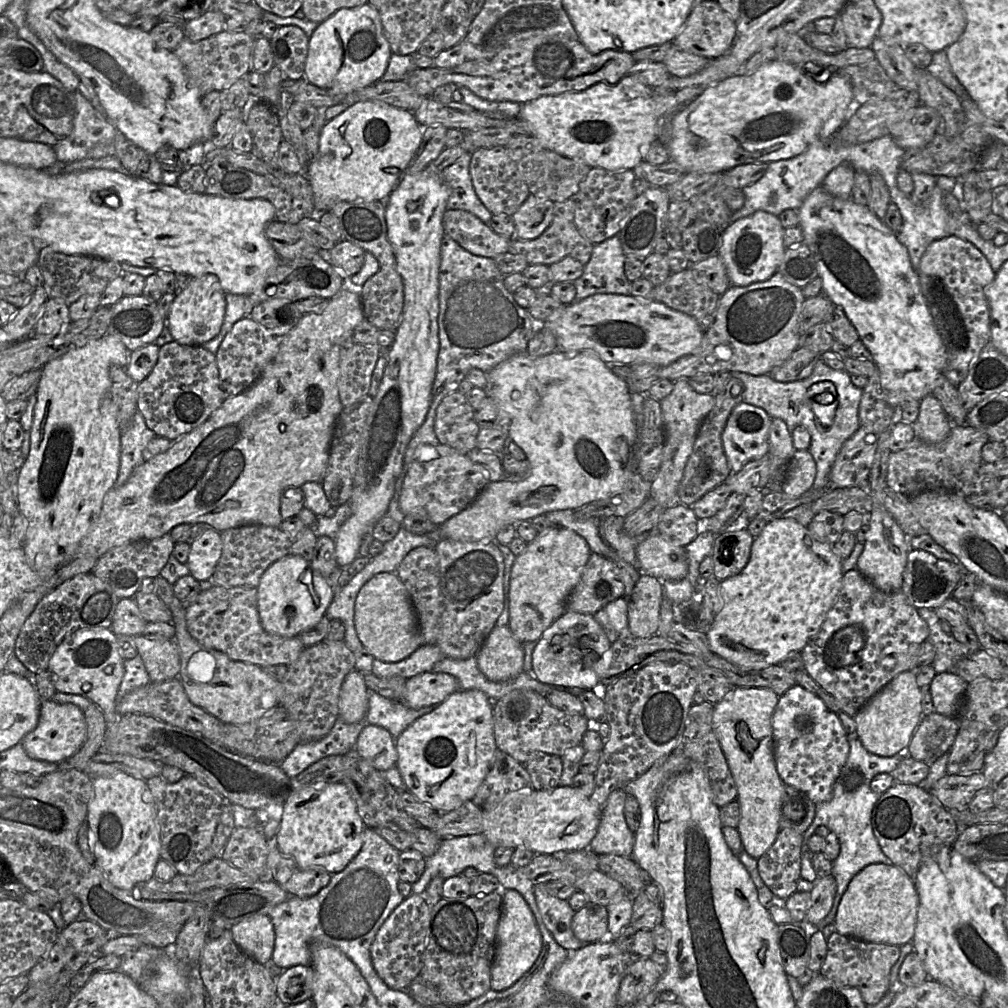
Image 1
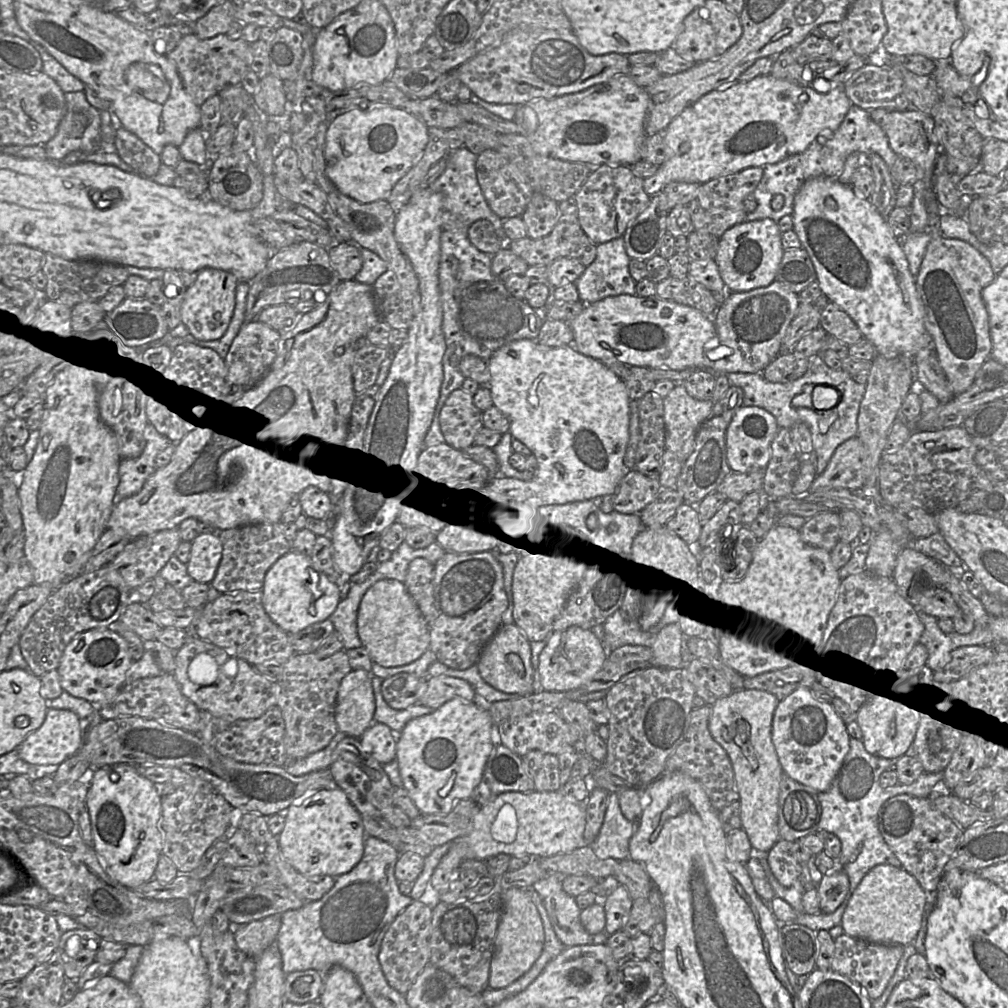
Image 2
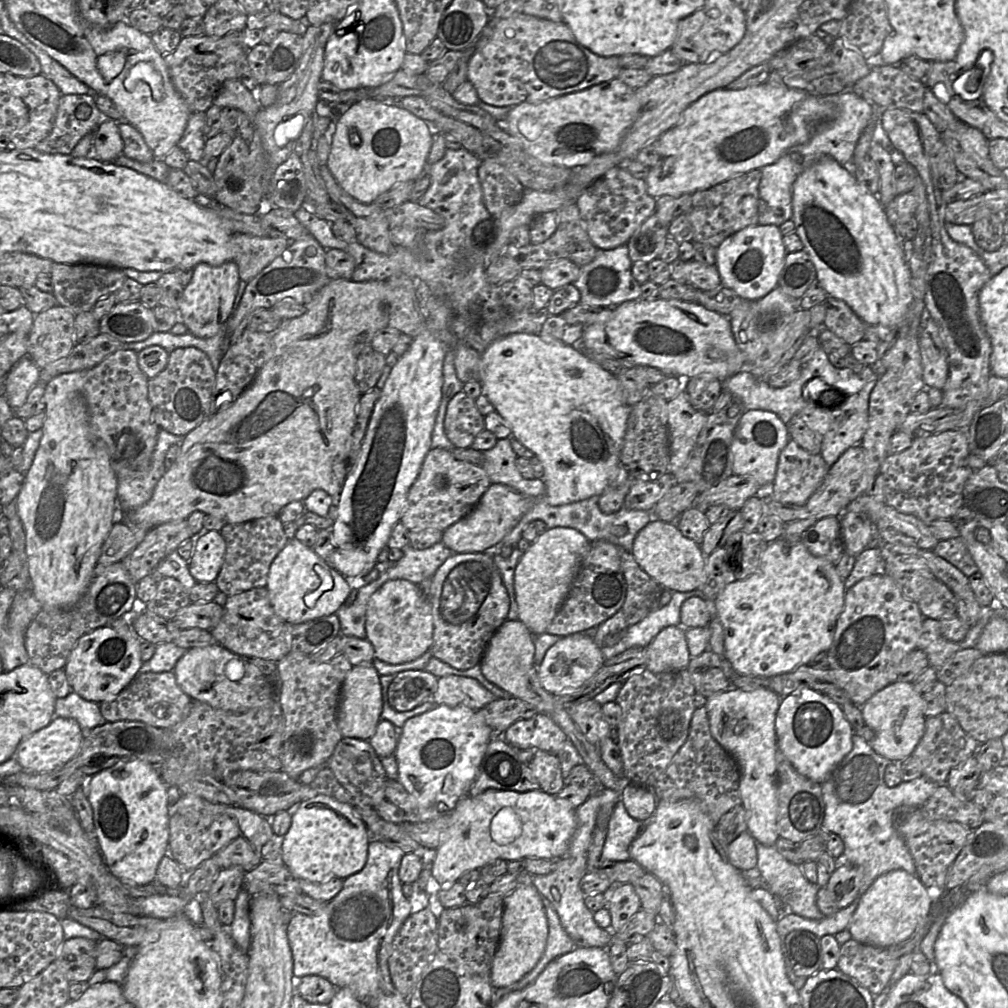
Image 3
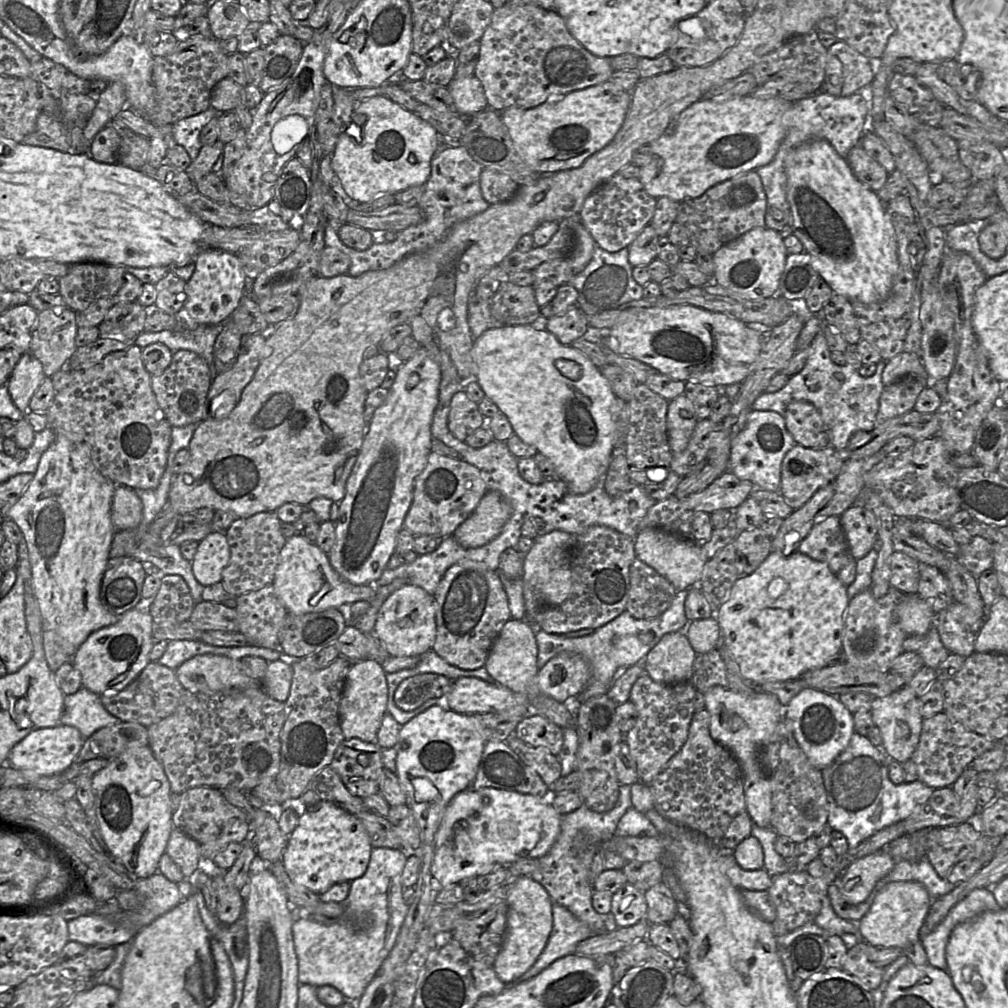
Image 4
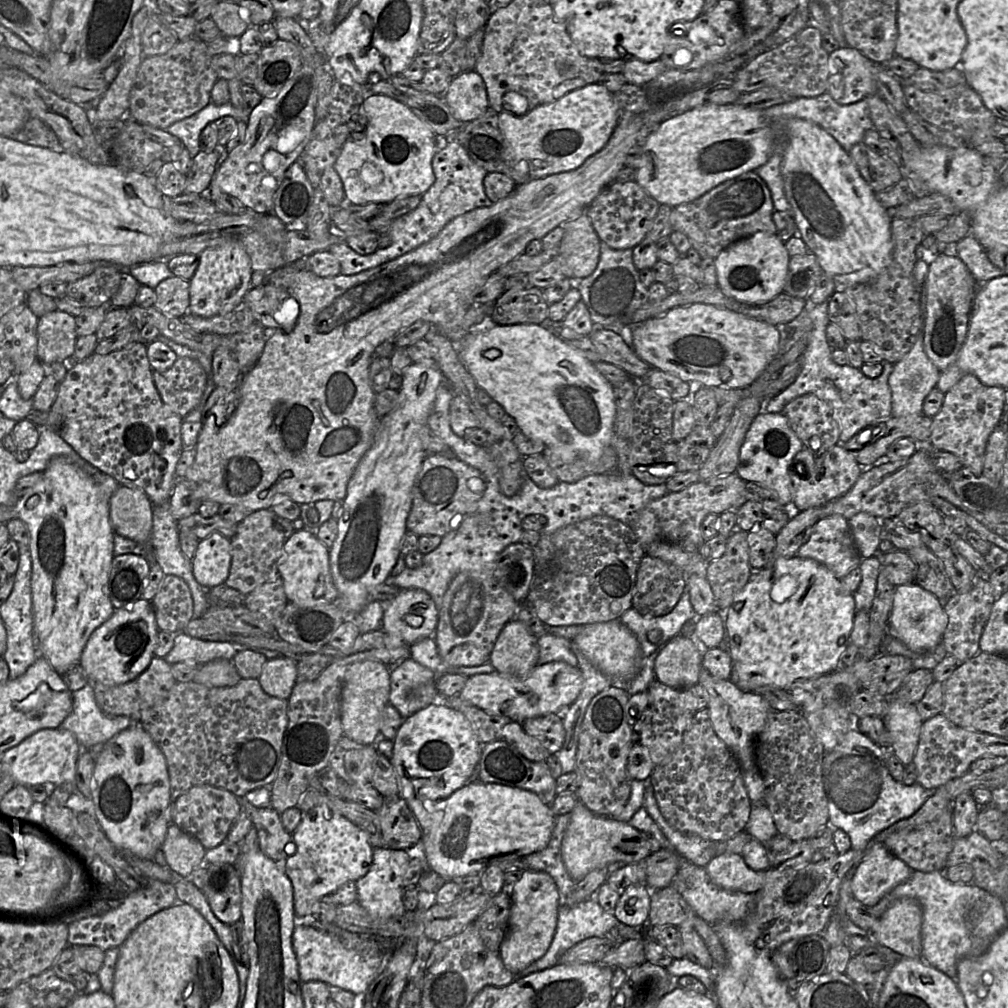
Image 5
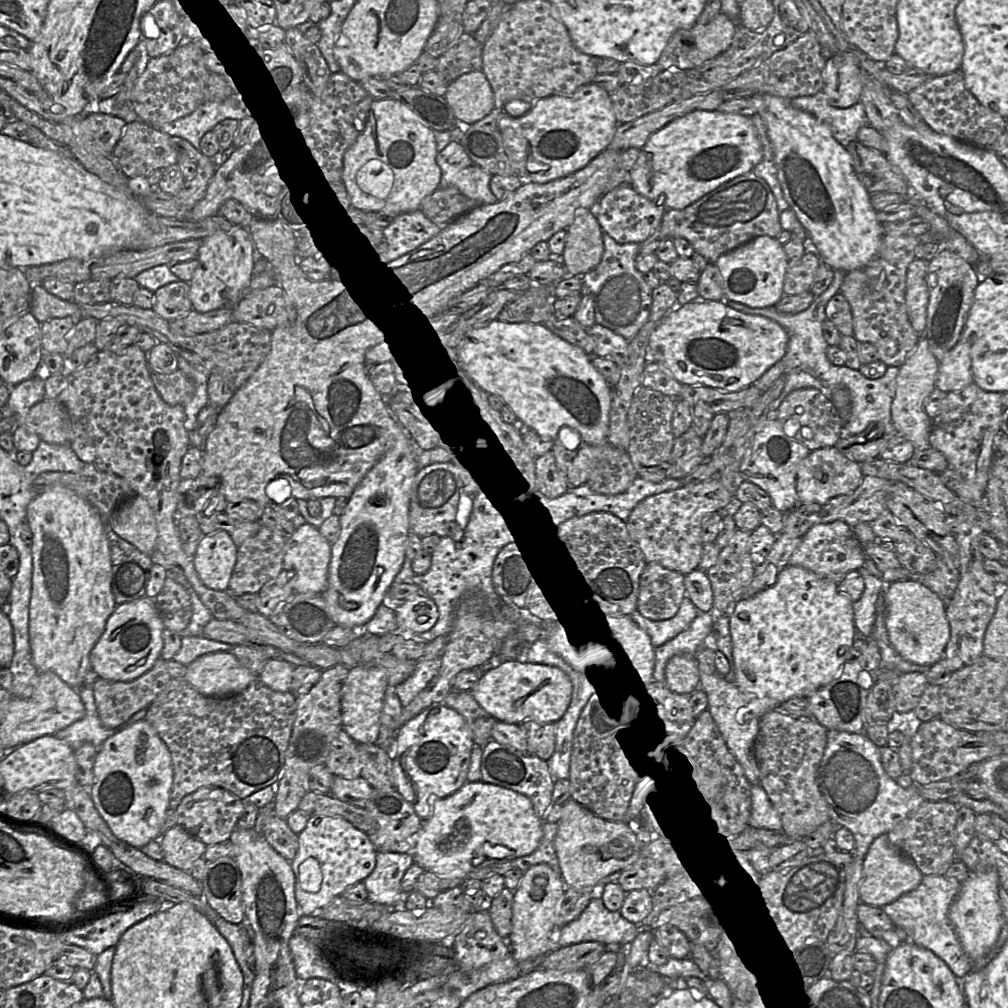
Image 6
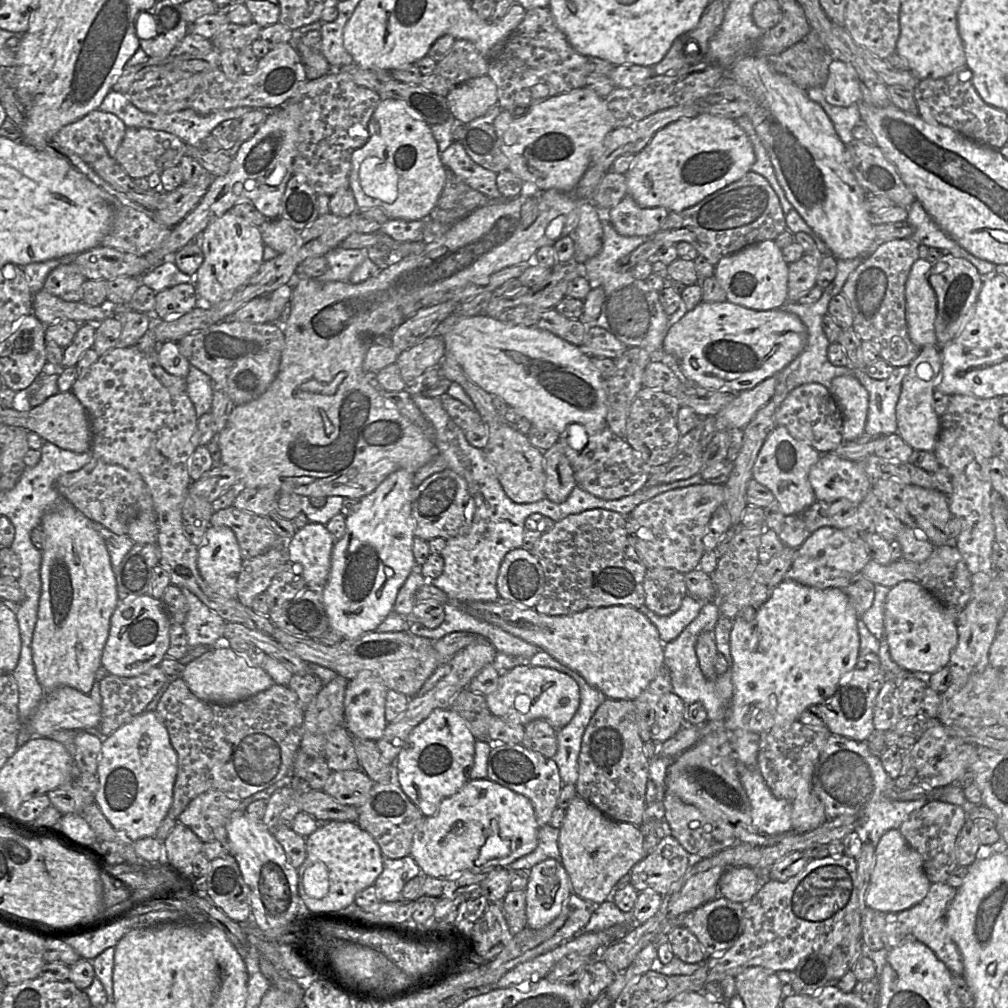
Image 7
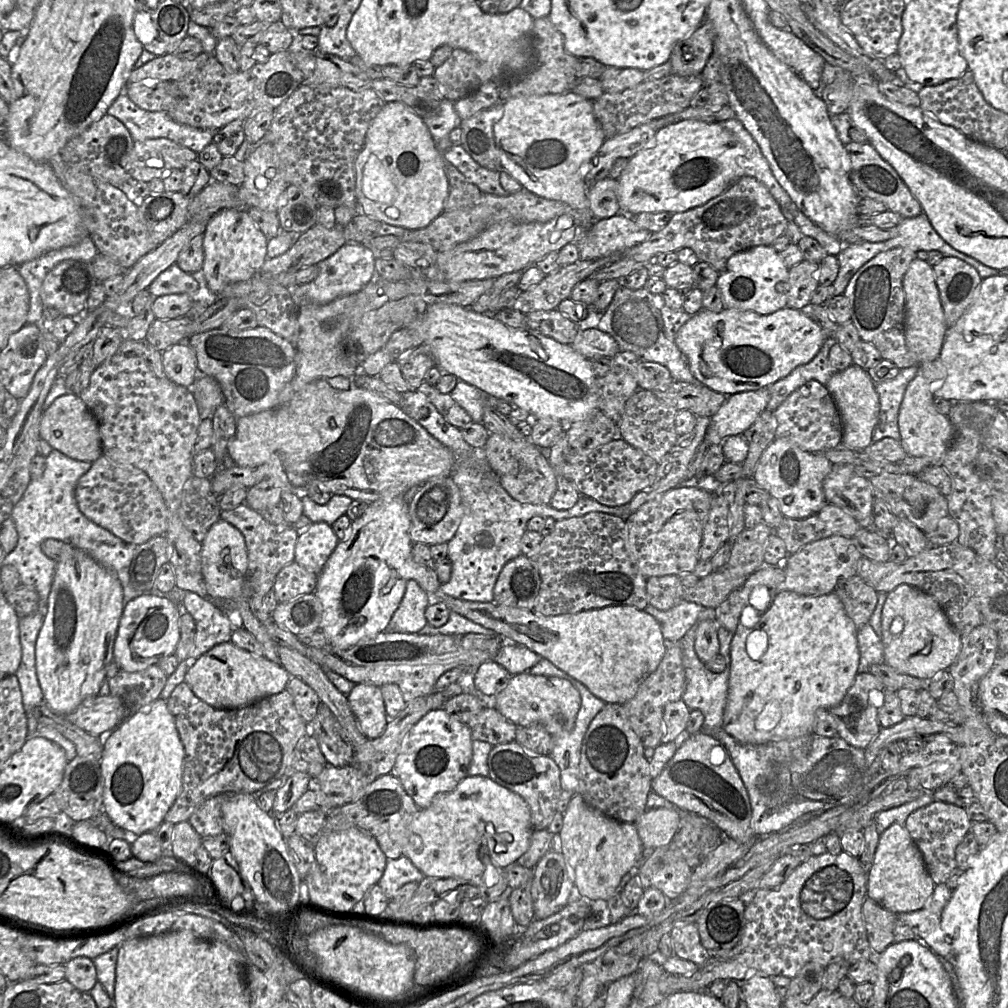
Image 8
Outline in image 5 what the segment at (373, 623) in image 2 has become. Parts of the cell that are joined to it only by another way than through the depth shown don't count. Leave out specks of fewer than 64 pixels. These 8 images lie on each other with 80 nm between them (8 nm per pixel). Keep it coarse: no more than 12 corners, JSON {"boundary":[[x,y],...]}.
{"boundary":[[401,589],[381,630],[413,643],[434,638],[438,610],[421,589]]}

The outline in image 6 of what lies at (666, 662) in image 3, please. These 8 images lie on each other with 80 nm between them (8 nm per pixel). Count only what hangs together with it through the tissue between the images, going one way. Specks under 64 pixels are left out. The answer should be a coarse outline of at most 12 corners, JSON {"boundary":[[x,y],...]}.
{"boundary":[[675,655],[664,686],[689,695],[699,687],[695,656]]}

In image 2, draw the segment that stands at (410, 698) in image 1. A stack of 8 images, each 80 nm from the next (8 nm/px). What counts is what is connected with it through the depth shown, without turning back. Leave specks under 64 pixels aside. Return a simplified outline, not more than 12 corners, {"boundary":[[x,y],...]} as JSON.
{"boundary":[[427,676],[418,703],[437,709],[454,697],[476,700],[465,680]]}

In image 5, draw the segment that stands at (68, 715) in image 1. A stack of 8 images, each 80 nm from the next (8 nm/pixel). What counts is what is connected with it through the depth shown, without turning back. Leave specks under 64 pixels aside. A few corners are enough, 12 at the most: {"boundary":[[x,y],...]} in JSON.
{"boundary":[[42,729],[1,762],[16,785],[65,788],[67,807],[96,816],[76,786],[72,732]]}

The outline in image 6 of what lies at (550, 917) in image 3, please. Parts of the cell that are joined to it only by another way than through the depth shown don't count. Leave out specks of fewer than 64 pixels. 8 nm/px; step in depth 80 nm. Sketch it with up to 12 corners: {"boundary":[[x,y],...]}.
{"boundary":[[592,899],[559,929],[558,948],[632,943],[638,926]]}

